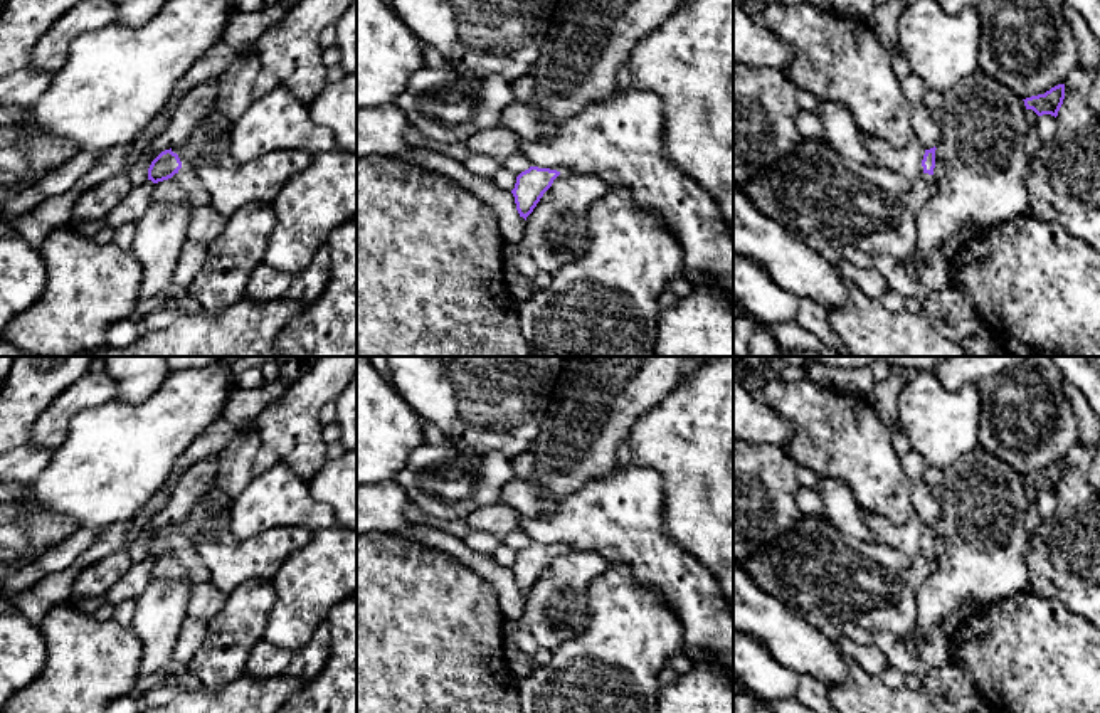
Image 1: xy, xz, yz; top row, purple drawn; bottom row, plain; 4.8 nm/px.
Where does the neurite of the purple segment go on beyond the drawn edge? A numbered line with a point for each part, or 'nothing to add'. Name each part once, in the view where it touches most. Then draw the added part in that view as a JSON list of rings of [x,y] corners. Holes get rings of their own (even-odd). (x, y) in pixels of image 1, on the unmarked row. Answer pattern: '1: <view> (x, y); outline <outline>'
1: xy (184, 564); outline [[[185,547],[155,560],[151,577],[153,580],[187,580],[195,585],[209,582],[210,572],[197,553]]]

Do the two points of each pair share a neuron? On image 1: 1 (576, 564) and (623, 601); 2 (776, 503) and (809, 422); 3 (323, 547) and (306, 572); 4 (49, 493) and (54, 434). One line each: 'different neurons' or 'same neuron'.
1: different neurons
2: different neurons
3: same neuron
4: different neurons

